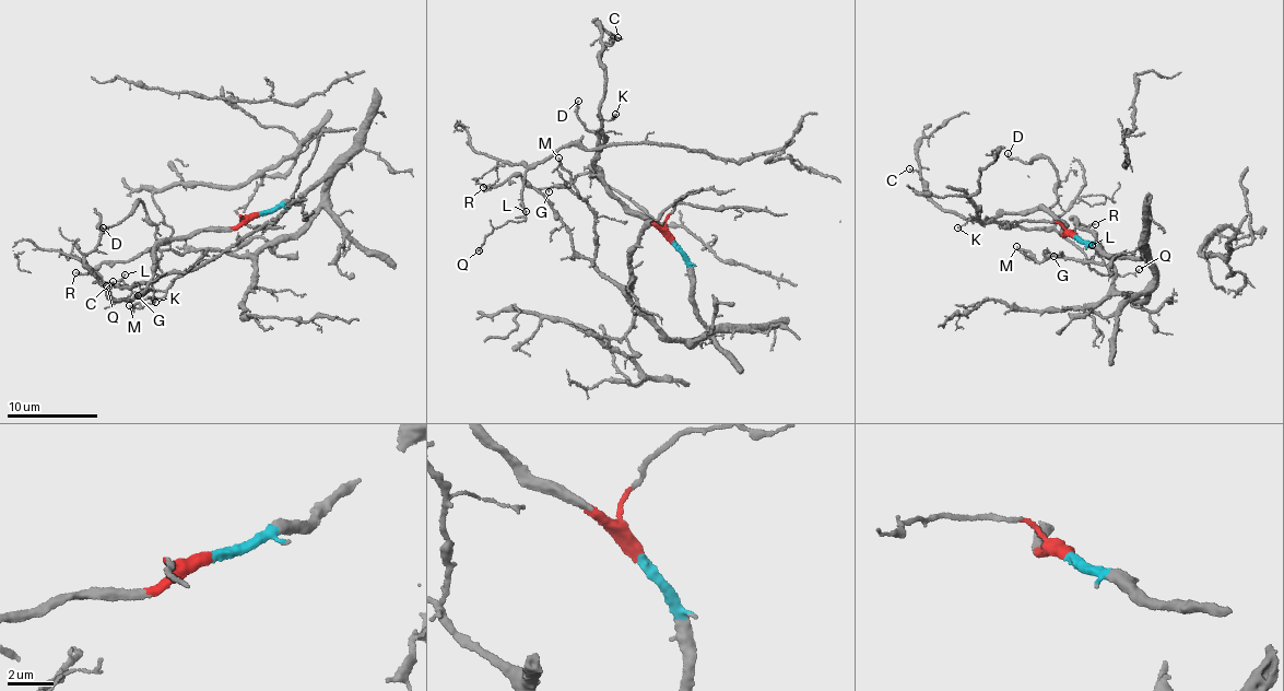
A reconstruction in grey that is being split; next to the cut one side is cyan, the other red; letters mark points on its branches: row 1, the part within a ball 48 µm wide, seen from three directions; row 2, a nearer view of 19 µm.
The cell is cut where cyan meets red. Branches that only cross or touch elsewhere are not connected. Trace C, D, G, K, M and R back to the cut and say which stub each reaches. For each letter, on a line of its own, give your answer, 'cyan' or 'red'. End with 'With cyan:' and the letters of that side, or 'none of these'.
C: red
D: red
G: cyan
K: red
M: cyan
R: cyan
With cyan: G, M, R

